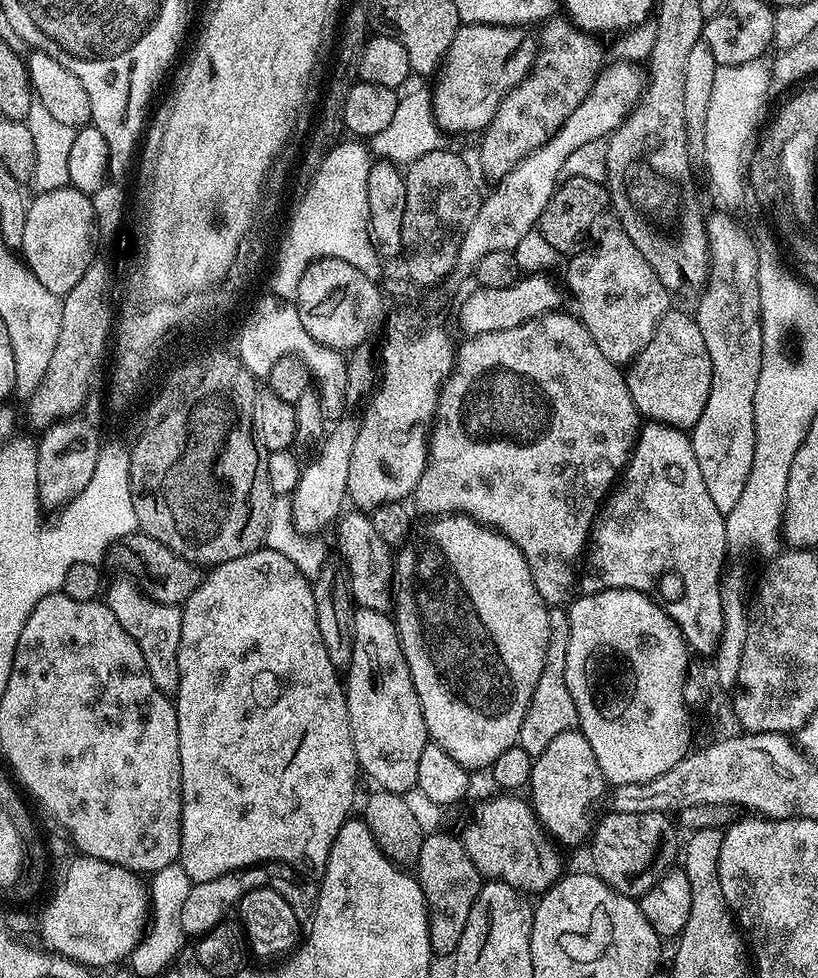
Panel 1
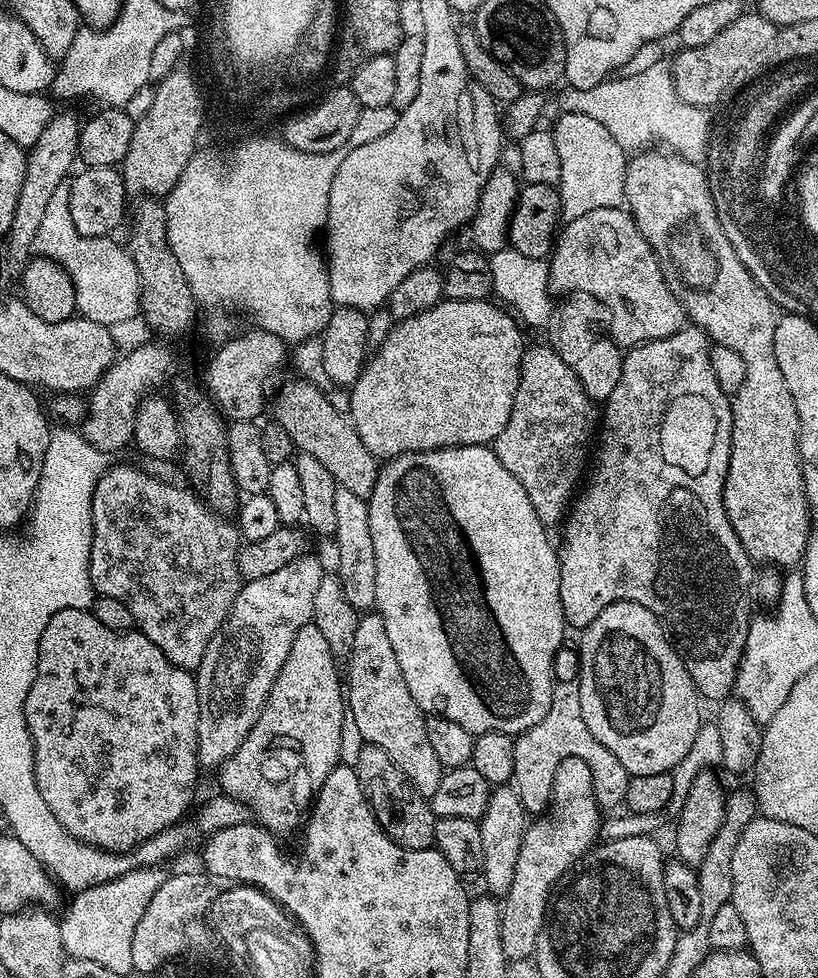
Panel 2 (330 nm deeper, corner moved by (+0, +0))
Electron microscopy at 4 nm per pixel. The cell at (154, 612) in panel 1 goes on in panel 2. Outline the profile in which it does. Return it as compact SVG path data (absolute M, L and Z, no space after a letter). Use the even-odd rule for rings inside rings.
M113 463L102 474L98 486L94 486L94 498L92 499L92 549L90 550L90 578L93 589L99 595L118 598L118 602L126 602L132 615L135 627L143 632L170 662L179 668L195 670L199 668L202 658L206 654L206 646L210 646L210 638L222 626L222 622L230 614L234 602L238 598L242 581L240 578L240 561L238 559L242 547L242 537L239 527L231 519L225 518L219 512L213 512L199 496L193 494L187 487L175 488L175 483L167 480L159 480L157 476L151 476L143 467L132 464Z

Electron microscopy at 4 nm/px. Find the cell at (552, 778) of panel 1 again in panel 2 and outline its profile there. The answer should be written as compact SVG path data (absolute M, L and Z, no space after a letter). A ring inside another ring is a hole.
M566 758L554 774L552 803L546 814L533 819L524 830L522 850L518 850L518 866L514 866L514 882L503 901L502 950L509 962L524 960L536 951L538 934L548 915L552 889L572 869L576 861L597 843L602 809L596 803L596 787L592 767L582 758Z

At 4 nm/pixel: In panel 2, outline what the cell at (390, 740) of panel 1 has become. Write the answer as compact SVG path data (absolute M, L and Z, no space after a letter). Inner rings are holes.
M372 610L355 624L352 632L352 653L348 656L348 672L346 668L346 708L350 713L350 724L356 727L359 738L365 744L382 746L386 754L390 754L390 762L406 774L406 778L425 798L431 798L434 790L438 790L438 782L442 782L446 769L438 762L437 755L426 742L426 713L410 698L410 689L406 686L406 678L402 678L402 666L398 666L398 658L394 654L394 646L390 646L390 638L386 634L386 622L382 622L380 613Z

